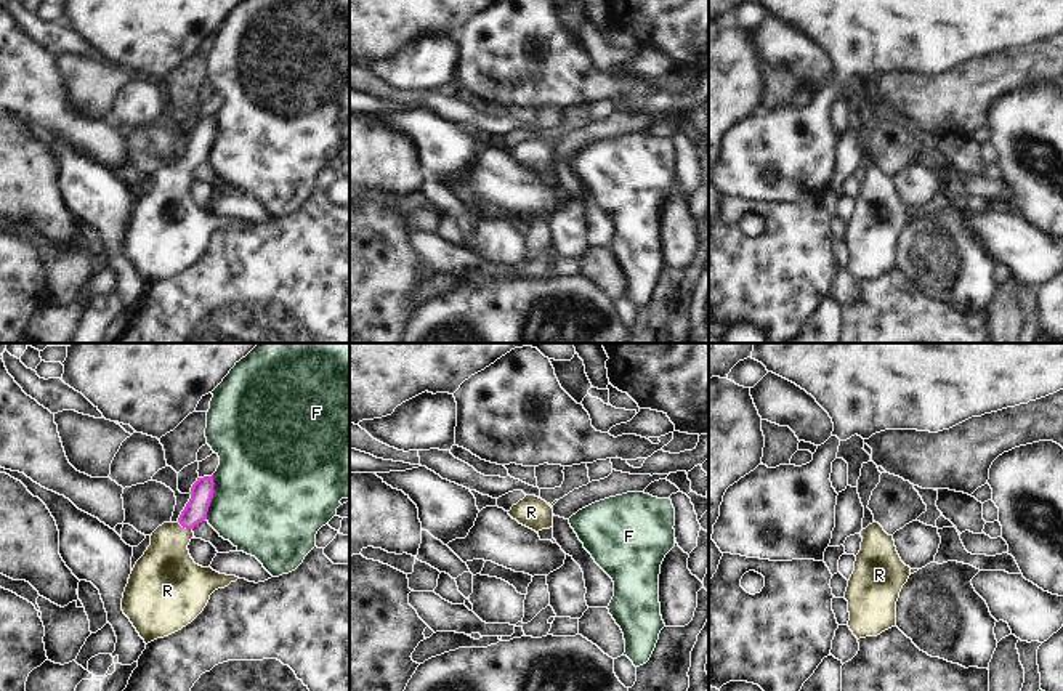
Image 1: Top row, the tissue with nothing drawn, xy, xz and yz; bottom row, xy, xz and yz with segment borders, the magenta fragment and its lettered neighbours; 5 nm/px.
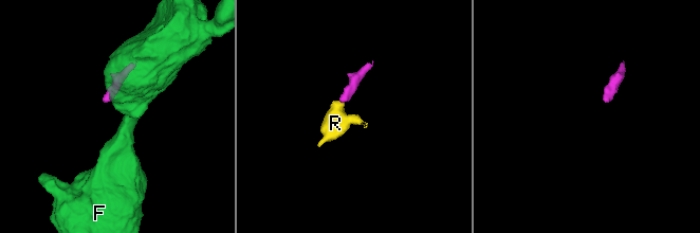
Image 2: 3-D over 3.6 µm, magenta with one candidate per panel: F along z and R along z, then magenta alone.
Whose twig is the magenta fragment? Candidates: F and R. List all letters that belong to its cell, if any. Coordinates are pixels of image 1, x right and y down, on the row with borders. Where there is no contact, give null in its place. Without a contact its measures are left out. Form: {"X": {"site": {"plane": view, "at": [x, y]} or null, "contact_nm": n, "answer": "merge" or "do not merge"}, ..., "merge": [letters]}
{"F": {"site": {"plane": "xy", "at": [210, 497]}, "contact_nm": 220, "answer": "do not merge"}, "R": {"site": {"plane": "xy", "at": [185, 526]}, "contact_nm": 90, "answer": "merge"}, "merge": ["R"]}

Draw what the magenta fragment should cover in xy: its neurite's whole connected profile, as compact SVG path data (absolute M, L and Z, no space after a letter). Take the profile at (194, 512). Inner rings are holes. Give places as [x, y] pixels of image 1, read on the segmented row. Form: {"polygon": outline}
{"polygon": "M213 475L197 478L191 499L176 523L164 523L151 535L151 545L136 561L122 598L122 611L130 619L144 643L168 636L191 624L207 606L210 595L236 582L226 576L194 563L188 545L194 539L194 526L207 519L213 495Z"}

